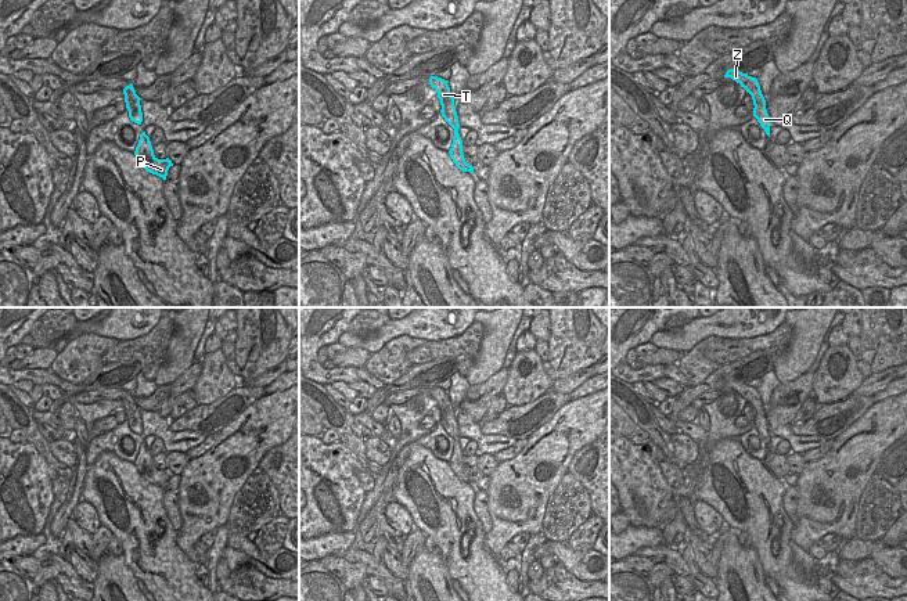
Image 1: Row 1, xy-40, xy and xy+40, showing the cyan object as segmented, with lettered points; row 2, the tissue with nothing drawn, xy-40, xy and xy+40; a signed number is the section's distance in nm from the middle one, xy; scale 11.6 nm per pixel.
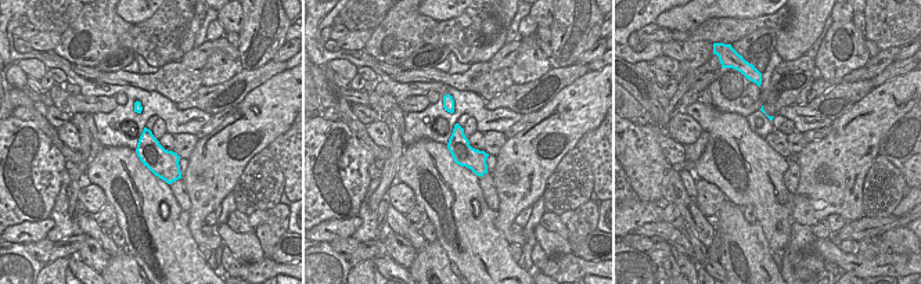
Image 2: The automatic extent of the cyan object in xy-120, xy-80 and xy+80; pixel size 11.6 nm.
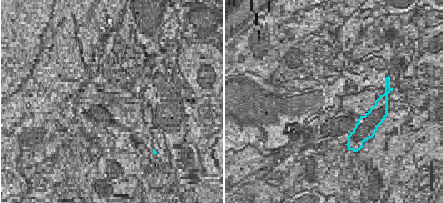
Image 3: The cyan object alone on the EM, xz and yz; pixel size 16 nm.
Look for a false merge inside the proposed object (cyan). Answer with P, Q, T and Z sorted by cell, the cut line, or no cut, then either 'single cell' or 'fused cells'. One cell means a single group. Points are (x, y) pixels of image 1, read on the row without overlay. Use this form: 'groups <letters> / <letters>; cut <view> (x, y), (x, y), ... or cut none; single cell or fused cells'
groups P Q T Z; cut none; single cell

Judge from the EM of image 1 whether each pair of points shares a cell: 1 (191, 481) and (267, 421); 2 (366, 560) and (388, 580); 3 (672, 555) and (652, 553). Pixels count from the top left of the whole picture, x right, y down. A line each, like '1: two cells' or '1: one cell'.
1: one cell
2: one cell
3: one cell

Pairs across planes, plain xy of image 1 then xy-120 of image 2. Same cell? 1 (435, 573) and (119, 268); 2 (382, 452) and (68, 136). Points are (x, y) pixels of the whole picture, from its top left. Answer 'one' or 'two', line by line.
1: one
2: one

